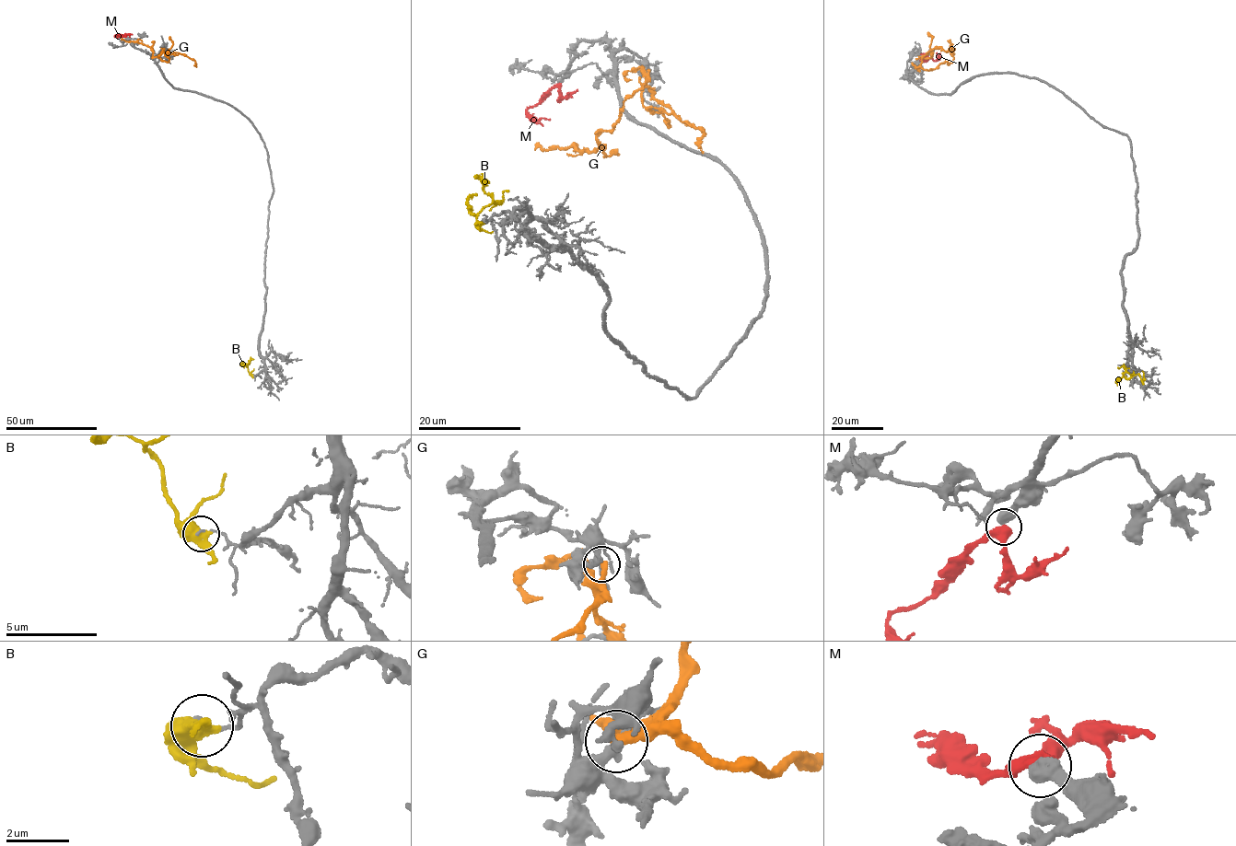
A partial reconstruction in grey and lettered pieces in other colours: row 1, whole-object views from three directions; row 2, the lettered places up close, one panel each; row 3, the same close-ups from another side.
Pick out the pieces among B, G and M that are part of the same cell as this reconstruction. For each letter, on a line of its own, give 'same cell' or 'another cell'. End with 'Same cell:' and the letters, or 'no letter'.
B: another cell
G: another cell
M: same cell
Same cell: M

